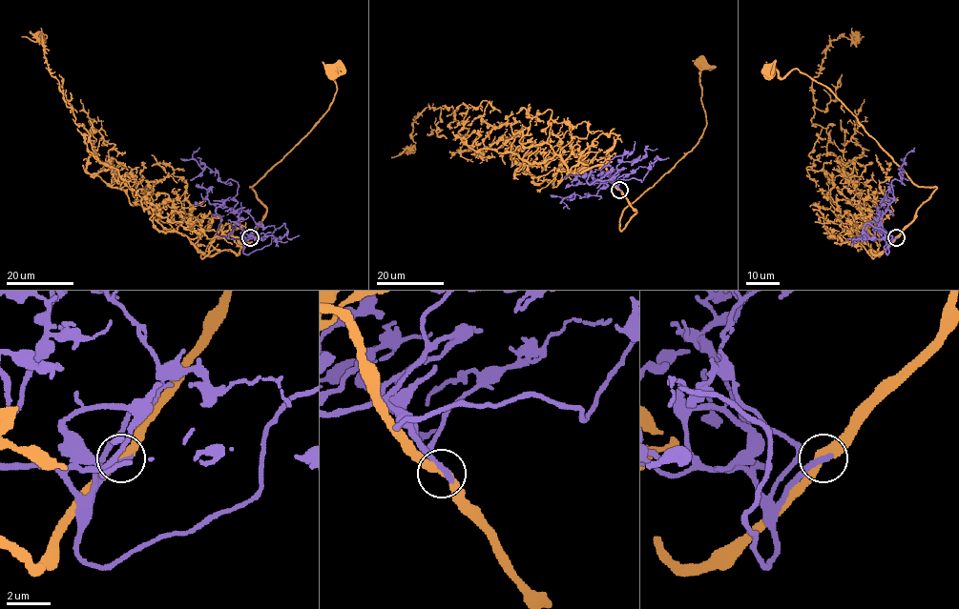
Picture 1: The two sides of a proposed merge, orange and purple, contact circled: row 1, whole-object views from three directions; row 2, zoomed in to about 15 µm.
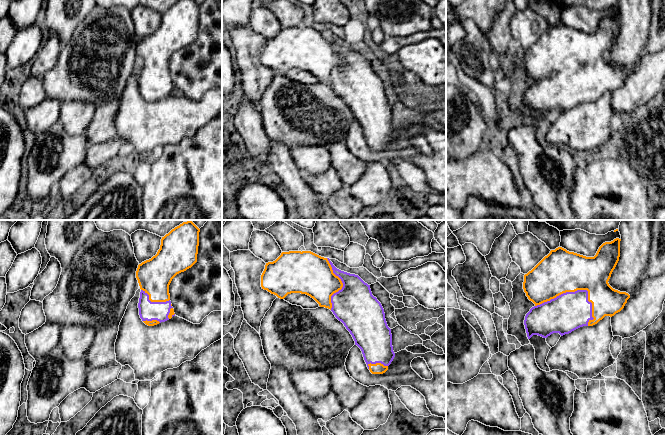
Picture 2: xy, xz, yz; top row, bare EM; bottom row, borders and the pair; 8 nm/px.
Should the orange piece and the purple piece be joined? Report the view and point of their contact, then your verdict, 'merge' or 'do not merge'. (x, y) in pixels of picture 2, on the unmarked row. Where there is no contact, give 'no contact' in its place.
contact yz (575, 66); merge

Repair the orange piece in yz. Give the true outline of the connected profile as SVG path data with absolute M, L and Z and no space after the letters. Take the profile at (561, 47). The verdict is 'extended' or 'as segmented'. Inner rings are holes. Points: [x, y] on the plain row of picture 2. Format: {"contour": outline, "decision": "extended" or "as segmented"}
{"contour": "M616 14L603 19L594 33L558 23L524 51L524 68L535 80L524 96L528 115L533 111L547 114L553 109L563 112L580 103L593 102L605 92L612 93L624 84L630 71L613 65L608 59L619 37L620 17Z", "decision": "extended"}

